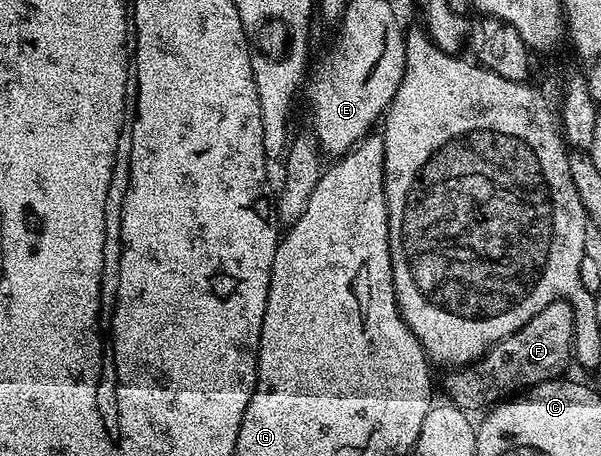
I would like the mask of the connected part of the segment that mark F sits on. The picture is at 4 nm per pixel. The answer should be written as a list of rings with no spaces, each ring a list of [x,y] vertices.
[[[563,298],[550,302],[546,310],[534,314],[526,326],[522,326],[505,340],[491,345],[488,351],[471,364],[456,366],[444,380],[447,399],[469,414],[487,410],[519,393],[535,388],[537,384],[565,375],[564,367],[573,359],[574,314]]]

